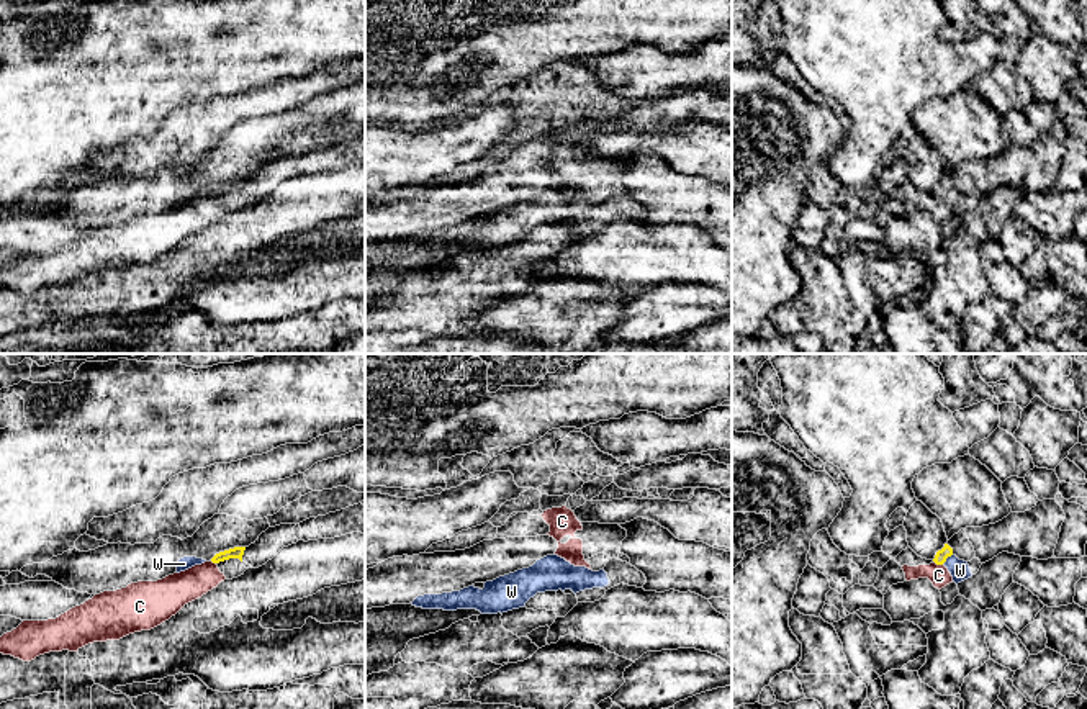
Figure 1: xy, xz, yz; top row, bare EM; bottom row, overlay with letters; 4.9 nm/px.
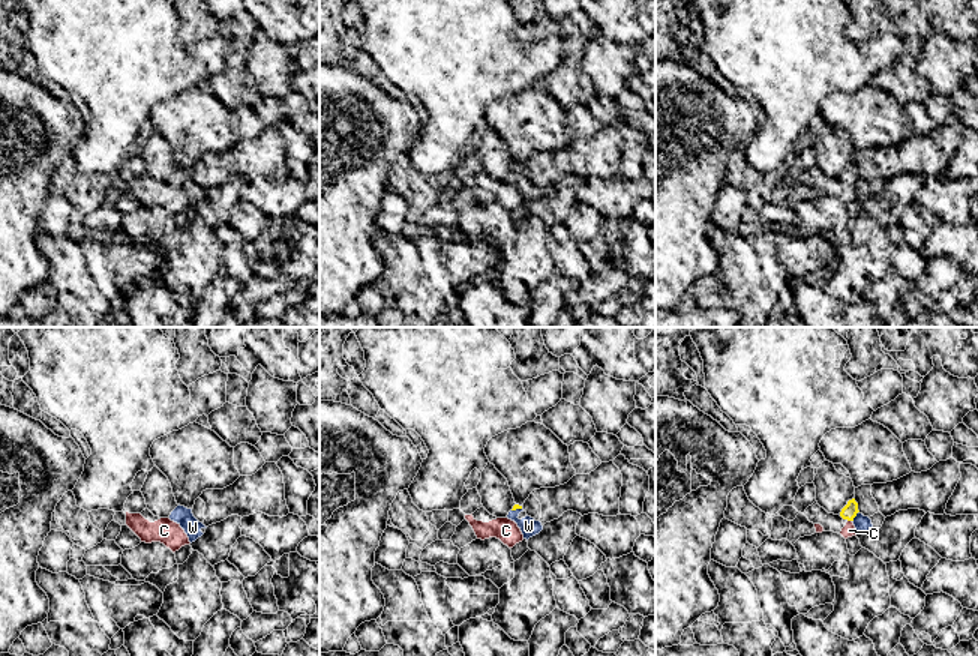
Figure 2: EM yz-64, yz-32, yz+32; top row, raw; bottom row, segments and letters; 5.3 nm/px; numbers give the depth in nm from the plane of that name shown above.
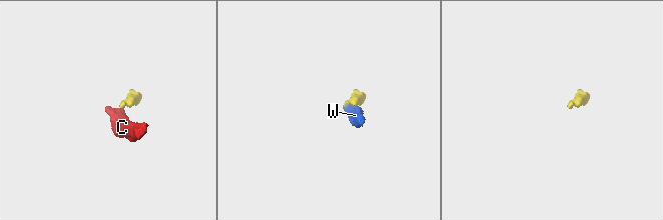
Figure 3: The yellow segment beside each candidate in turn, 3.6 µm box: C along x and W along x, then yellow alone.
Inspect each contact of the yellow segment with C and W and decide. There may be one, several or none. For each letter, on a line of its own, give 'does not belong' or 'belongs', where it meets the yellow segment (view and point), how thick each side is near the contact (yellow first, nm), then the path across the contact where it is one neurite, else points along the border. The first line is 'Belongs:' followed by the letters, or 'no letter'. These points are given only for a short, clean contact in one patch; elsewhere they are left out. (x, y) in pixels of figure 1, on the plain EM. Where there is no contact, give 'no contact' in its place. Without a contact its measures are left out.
Belongs: W
C: does not belong; contact yz (938, 197); calibres 60 and 100 nm; border yz (933, 194), (942, 198)
W: belongs; contact yz (947, 190); calibres 60 and 100 nm; way yz (947, 184), (947, 190), (960, 203)

